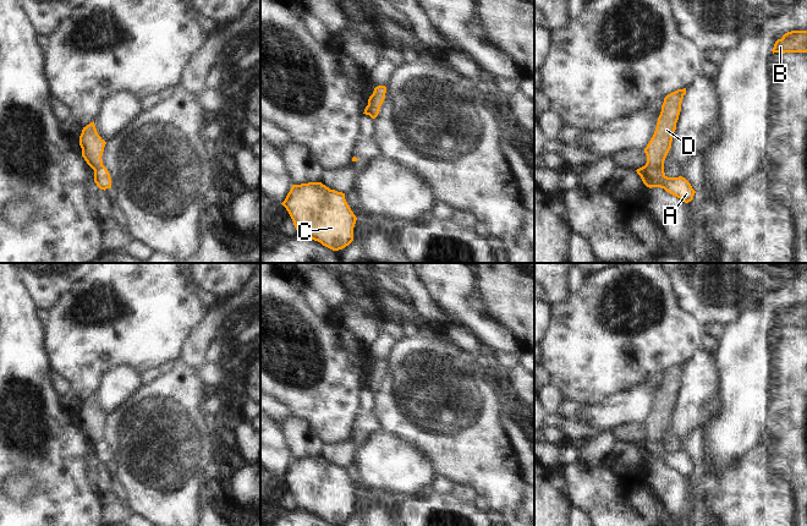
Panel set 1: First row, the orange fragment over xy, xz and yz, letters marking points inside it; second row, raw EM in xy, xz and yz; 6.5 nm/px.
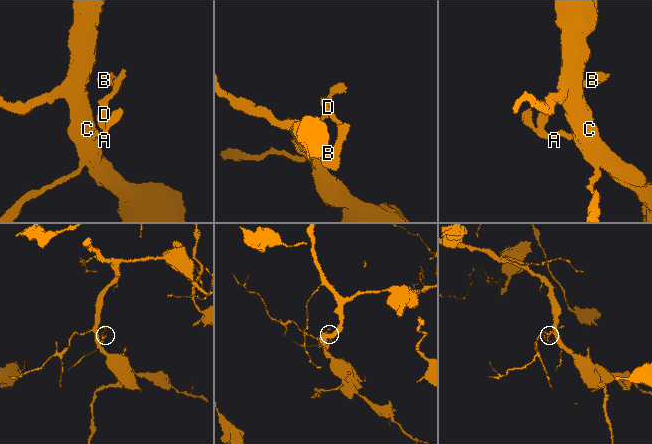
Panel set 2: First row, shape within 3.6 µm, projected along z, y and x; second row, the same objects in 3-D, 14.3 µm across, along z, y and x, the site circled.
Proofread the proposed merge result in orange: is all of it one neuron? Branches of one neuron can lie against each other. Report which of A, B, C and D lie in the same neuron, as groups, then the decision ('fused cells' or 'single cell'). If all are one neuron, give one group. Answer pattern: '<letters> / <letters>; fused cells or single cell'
A C / B D; fused cells

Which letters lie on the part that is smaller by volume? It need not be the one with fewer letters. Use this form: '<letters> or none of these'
B, D

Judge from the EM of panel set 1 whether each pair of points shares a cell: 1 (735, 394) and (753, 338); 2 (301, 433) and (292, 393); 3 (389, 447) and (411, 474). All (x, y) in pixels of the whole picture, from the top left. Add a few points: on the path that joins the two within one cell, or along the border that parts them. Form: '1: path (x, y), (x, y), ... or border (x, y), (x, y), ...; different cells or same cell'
1: path (744, 381), (744, 351); same cell
2: border (292, 415), (301, 416), (318, 436); different cells
3: path (390, 453), (405, 467); same cell

